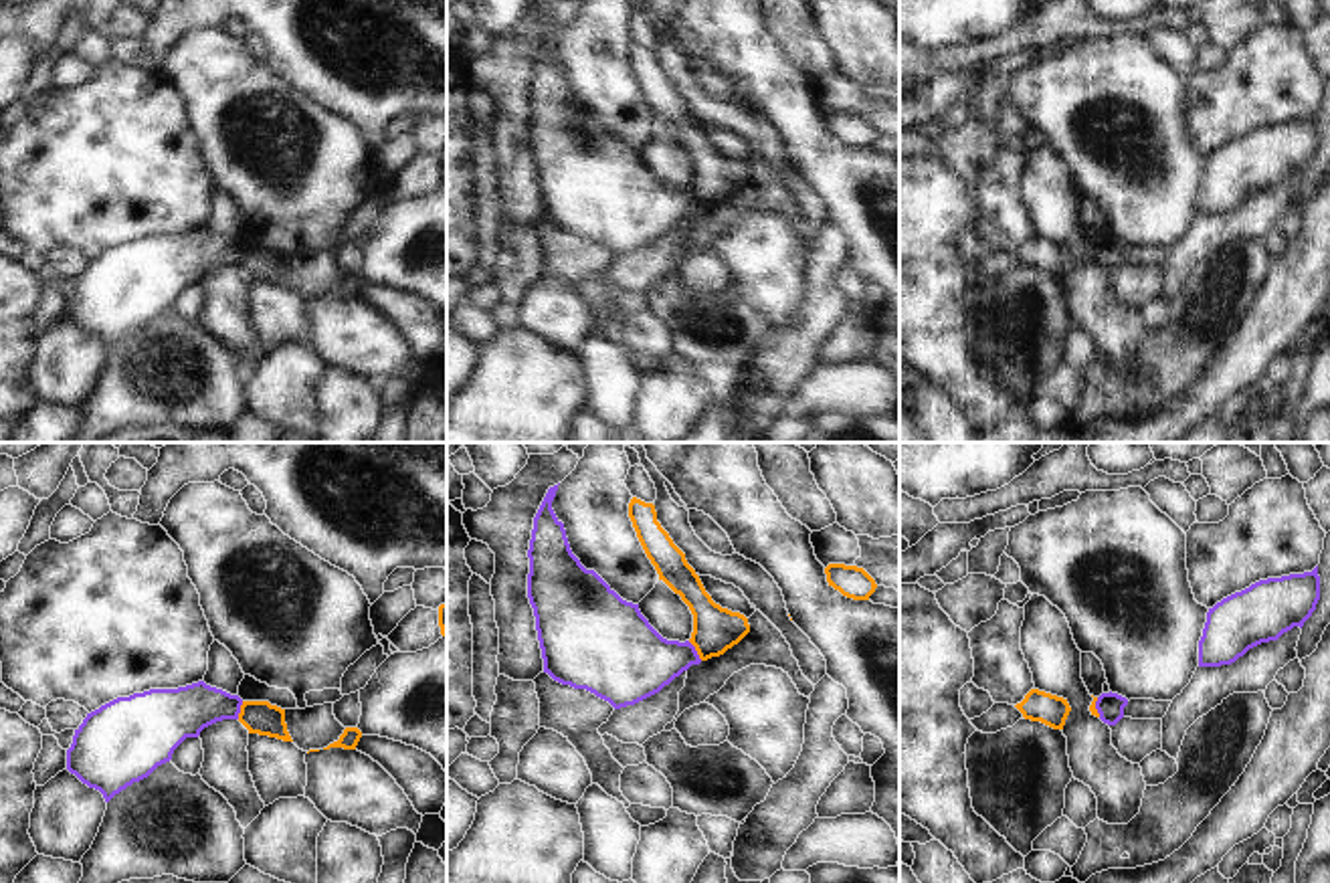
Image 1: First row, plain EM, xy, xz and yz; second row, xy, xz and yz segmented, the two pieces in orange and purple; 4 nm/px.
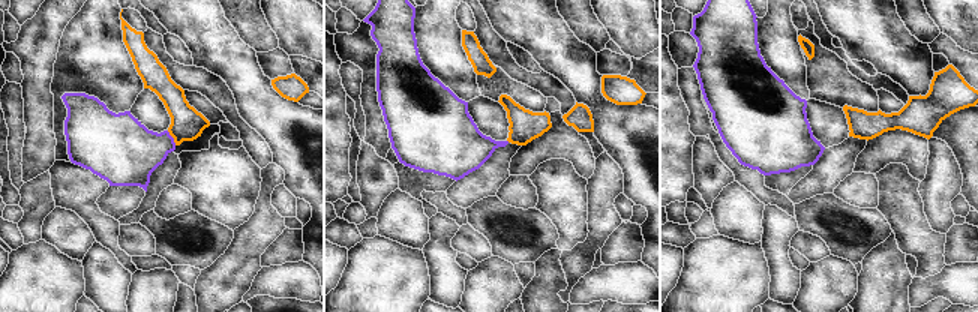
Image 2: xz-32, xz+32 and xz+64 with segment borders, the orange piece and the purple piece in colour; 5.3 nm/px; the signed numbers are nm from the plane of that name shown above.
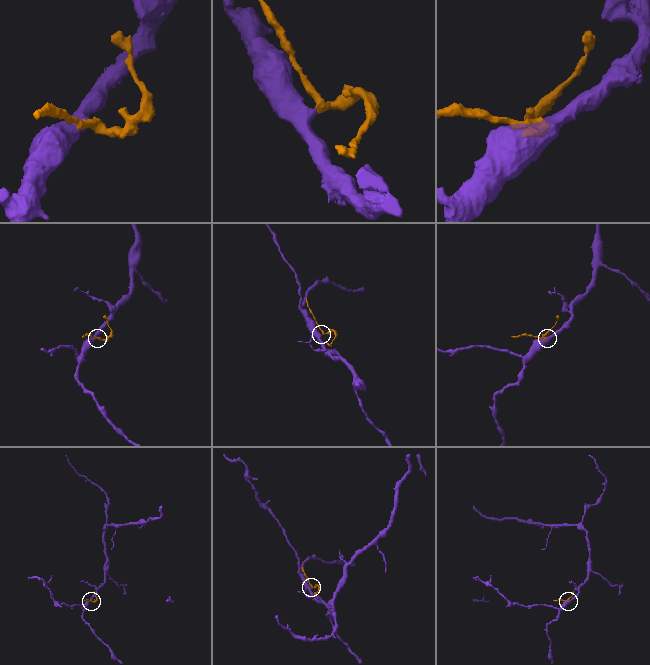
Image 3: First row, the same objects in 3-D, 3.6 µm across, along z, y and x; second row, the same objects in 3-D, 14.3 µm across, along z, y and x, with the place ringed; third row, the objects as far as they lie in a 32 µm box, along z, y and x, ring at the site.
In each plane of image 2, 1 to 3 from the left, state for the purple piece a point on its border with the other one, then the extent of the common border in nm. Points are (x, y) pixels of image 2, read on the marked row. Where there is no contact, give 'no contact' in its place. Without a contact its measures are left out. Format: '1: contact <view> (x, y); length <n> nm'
1: contact xz-32 (173, 137); length 90 nm
2: no contact
3: no contact

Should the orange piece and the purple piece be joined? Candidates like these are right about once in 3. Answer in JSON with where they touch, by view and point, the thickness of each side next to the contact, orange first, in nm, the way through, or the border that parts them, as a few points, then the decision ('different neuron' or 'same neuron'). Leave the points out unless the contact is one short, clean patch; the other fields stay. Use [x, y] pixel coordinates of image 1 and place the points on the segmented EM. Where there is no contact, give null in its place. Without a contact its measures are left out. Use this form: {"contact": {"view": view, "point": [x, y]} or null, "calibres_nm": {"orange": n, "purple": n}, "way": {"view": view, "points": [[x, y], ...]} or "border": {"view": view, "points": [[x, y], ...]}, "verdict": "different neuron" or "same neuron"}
{"contact": {"view": "xz", "point": [696, 649]}, "calibres_nm": {"orange": 180, "purple": 300}, "border": {"view": "xz", "points": [[688, 641], [702, 659]]}, "verdict": "different neuron"}

